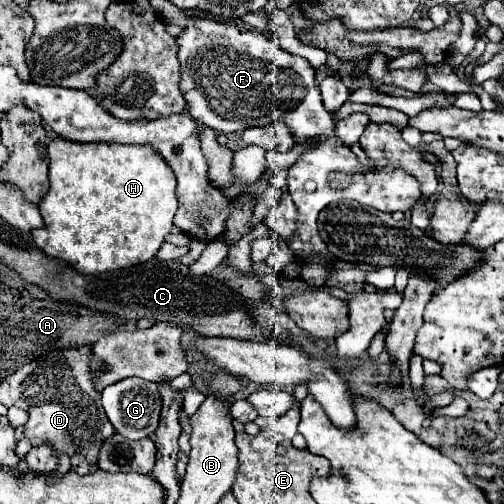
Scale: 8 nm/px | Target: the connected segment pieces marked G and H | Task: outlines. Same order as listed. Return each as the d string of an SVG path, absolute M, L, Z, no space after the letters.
M126 377L114 385L108 385L102 391L102 407L114 425L116 433L122 433L126 439L144 439L150 437L160 421L162 399L158 385L152 381L144 381L140 377Z
M54 139L48 145L50 157L50 189L40 201L38 209L44 219L44 227L32 231L36 245L54 259L66 261L70 267L86 275L98 275L104 271L116 271L146 263L152 259L164 237L172 229L176 201L176 179L170 167L148 145L118 145L118 143L74 143L66 139Z

